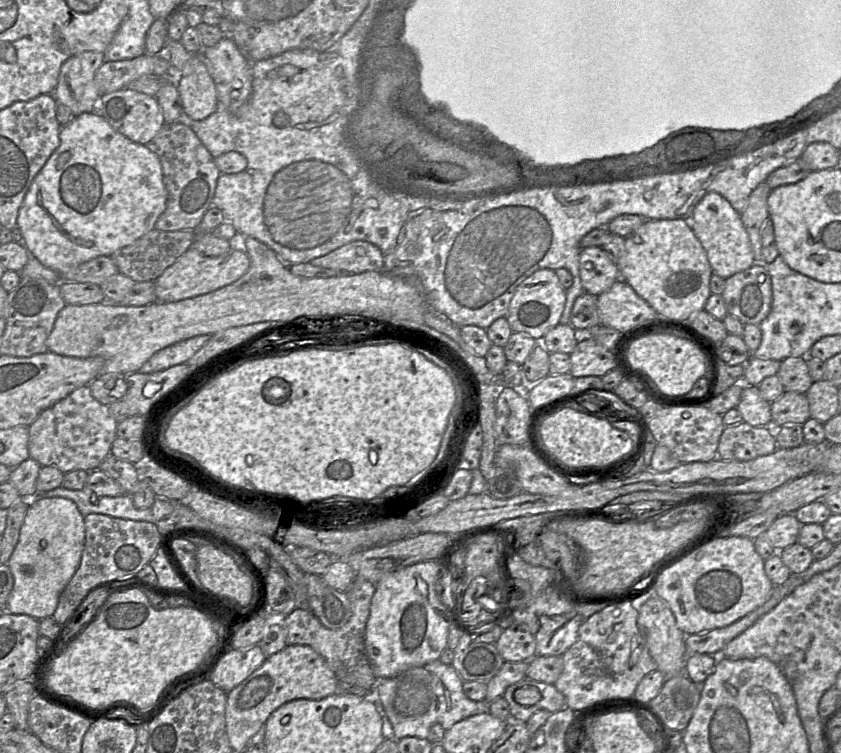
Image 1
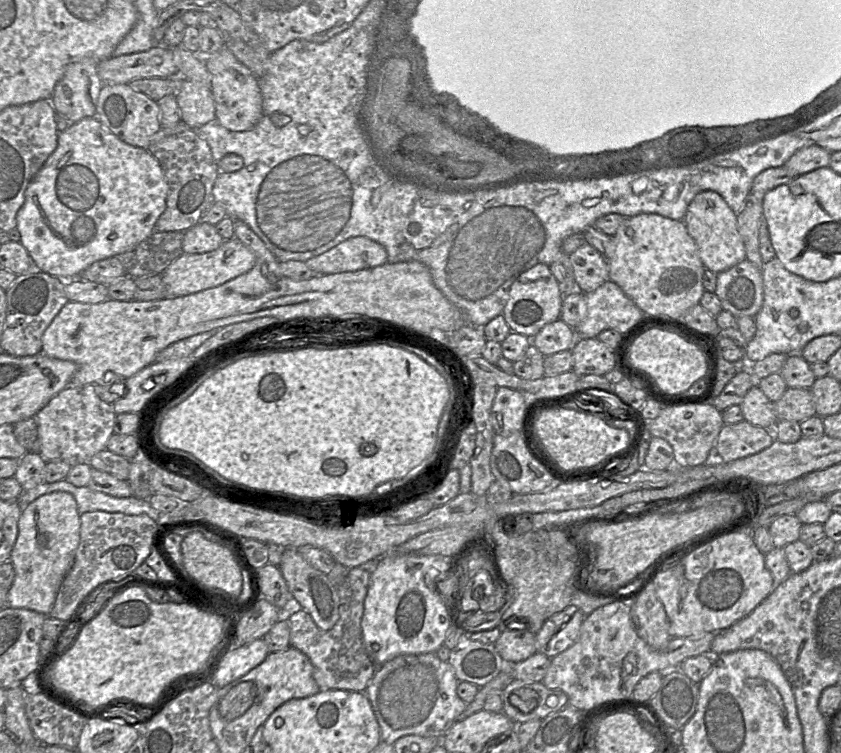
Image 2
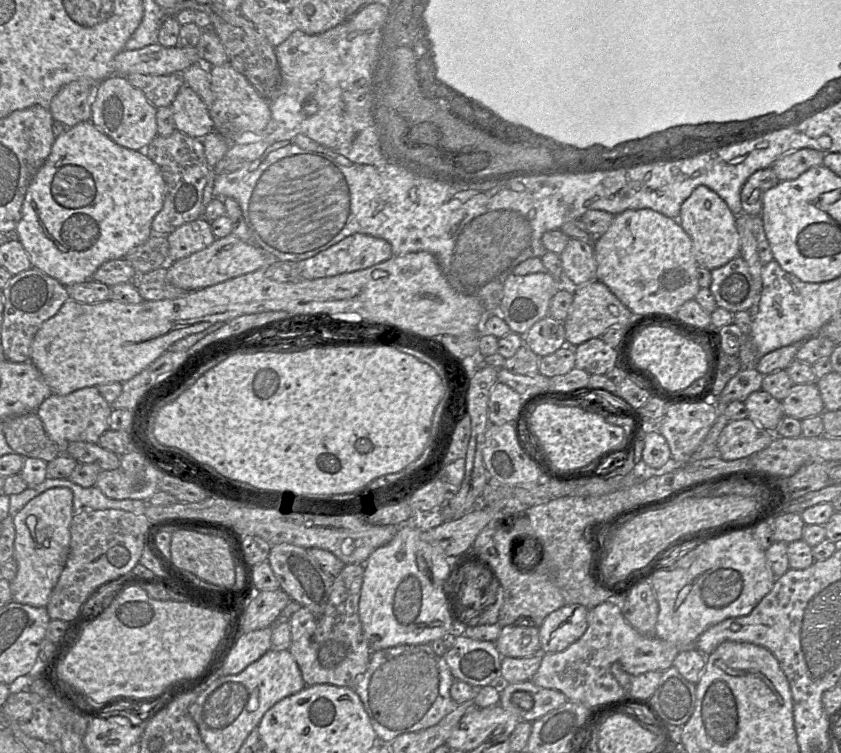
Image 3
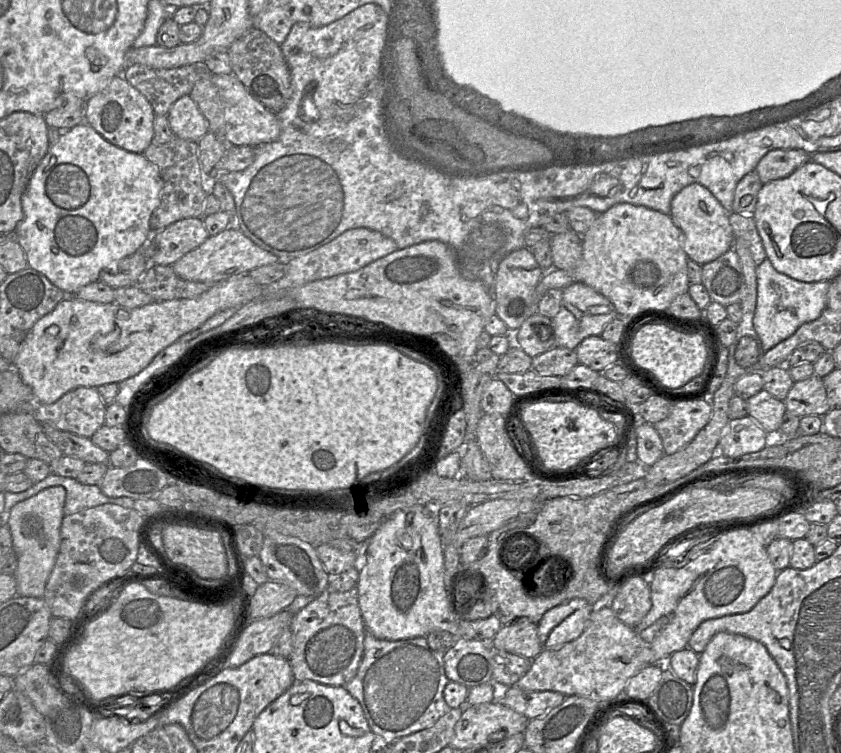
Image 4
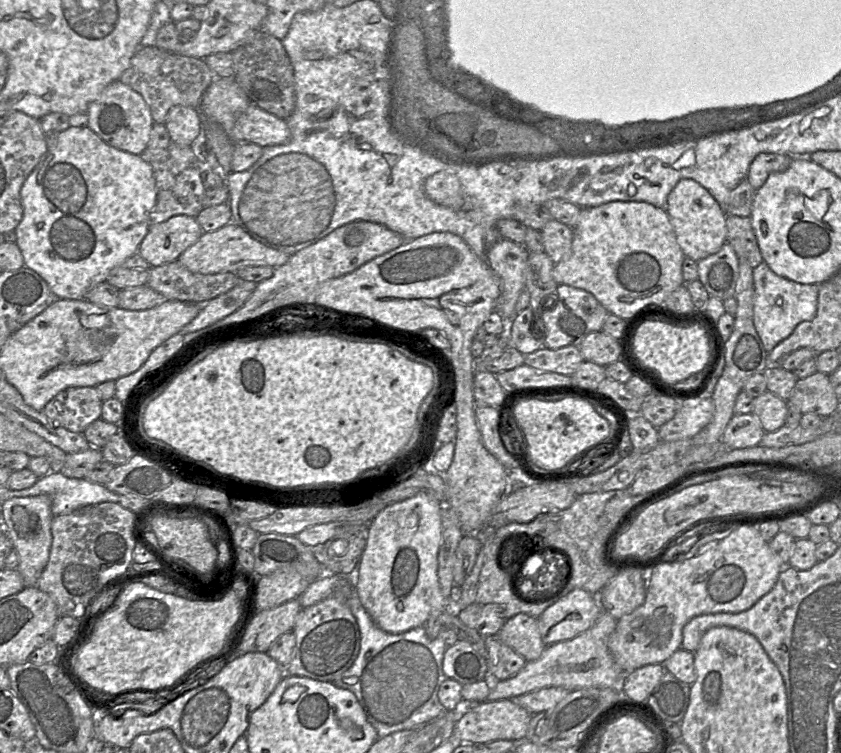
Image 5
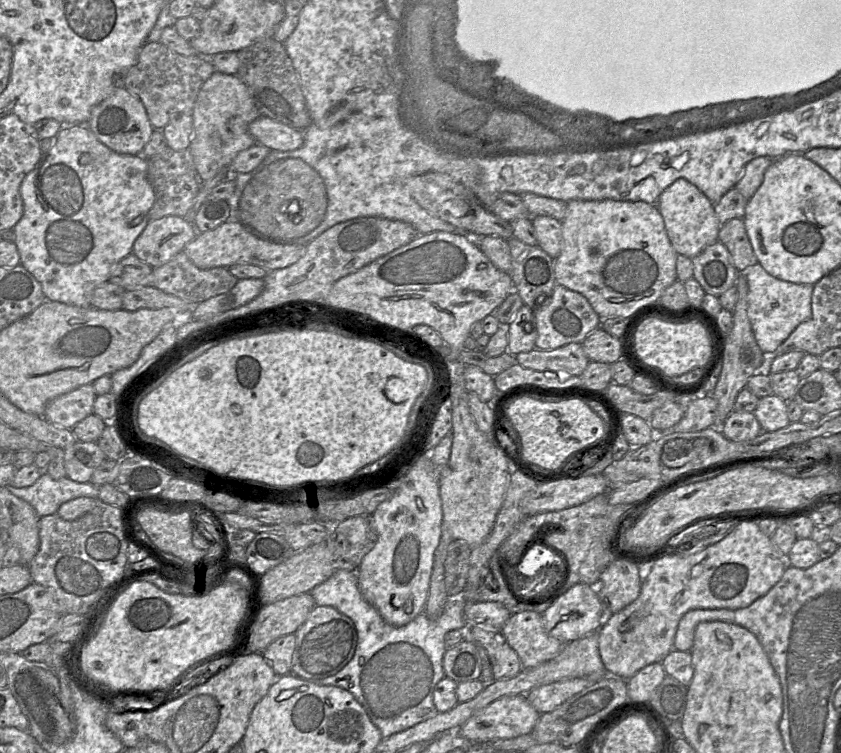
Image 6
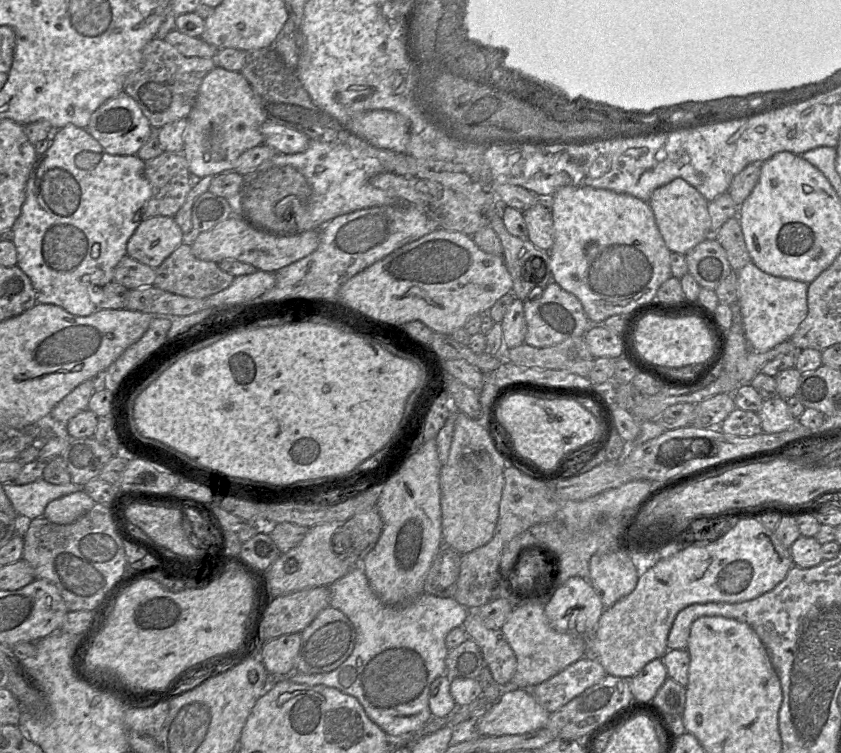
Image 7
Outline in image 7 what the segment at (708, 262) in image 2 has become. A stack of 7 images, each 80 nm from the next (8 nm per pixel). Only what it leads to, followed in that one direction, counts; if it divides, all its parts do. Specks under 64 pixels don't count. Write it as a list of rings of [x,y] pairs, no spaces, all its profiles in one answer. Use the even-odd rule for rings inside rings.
[[[676,178],[653,191],[648,204],[671,252],[685,255],[695,245],[711,236],[708,203],[700,192],[682,178]]]

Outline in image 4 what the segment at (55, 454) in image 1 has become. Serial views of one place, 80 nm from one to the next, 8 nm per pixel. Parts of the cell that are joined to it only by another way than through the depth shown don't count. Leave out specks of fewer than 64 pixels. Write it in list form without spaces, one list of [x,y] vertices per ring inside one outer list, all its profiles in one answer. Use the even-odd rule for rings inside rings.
[[[77,387],[52,404],[36,404],[35,417],[53,427],[91,438],[105,424],[106,404],[98,387]]]

